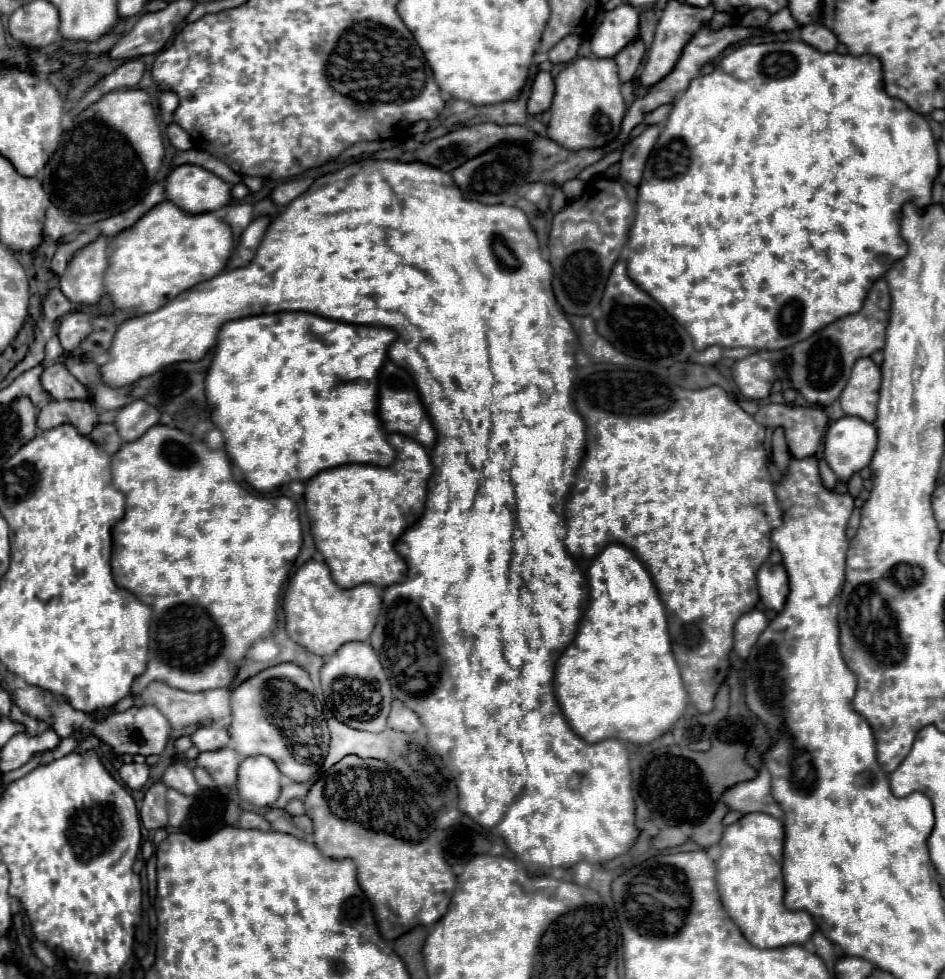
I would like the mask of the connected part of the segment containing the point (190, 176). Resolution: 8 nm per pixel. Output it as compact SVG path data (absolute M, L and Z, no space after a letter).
M193 164L173 168L165 180L165 192L167 200L187 214L219 210L231 202L231 184Z

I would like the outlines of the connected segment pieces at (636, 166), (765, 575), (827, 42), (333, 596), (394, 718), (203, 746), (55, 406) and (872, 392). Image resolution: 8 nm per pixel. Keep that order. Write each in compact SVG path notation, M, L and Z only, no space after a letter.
M649 126L641 136L637 136L627 146L627 150L623 152L623 158L621 158L621 180L623 182L629 182L633 186L639 184L645 162L653 150L657 136L659 136L659 126Z
M763 564L757 572L757 584L759 584L761 602L771 610L781 612L789 594L785 568L781 564Z
M817 22L801 26L801 40L821 52L833 52L837 46L837 36L825 24Z
M309 560L305 562L295 576L289 580L283 610L285 610L285 628L291 640L307 648L317 656L329 656L337 652L347 642L365 642L369 640L377 616L381 610L383 590L373 584L361 584L349 590L339 588L325 562Z
M395 700L391 714L389 714L389 728L411 734L411 732L417 732L421 728L421 720L401 700Z
M201 726L193 736L191 736L193 744L201 750L201 752L213 752L215 748L225 748L229 744L229 734L223 730L217 730L213 726Z
M55 400L45 404L39 410L39 420L37 428L39 430L49 430L61 424L71 424L77 428L79 434L87 436L93 426L97 424L97 410L93 402L79 402L79 400Z
M859 358L853 366L849 382L841 394L841 408L849 416L857 416L865 422L875 420L875 406L879 400L881 370L871 358Z

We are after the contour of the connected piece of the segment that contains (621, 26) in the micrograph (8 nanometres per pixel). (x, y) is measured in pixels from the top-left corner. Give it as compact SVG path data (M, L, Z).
M623 2L619 8L607 12L603 24L591 36L591 54L595 58L613 58L617 52L621 52L627 44L635 42L637 38L639 38L639 8Z

